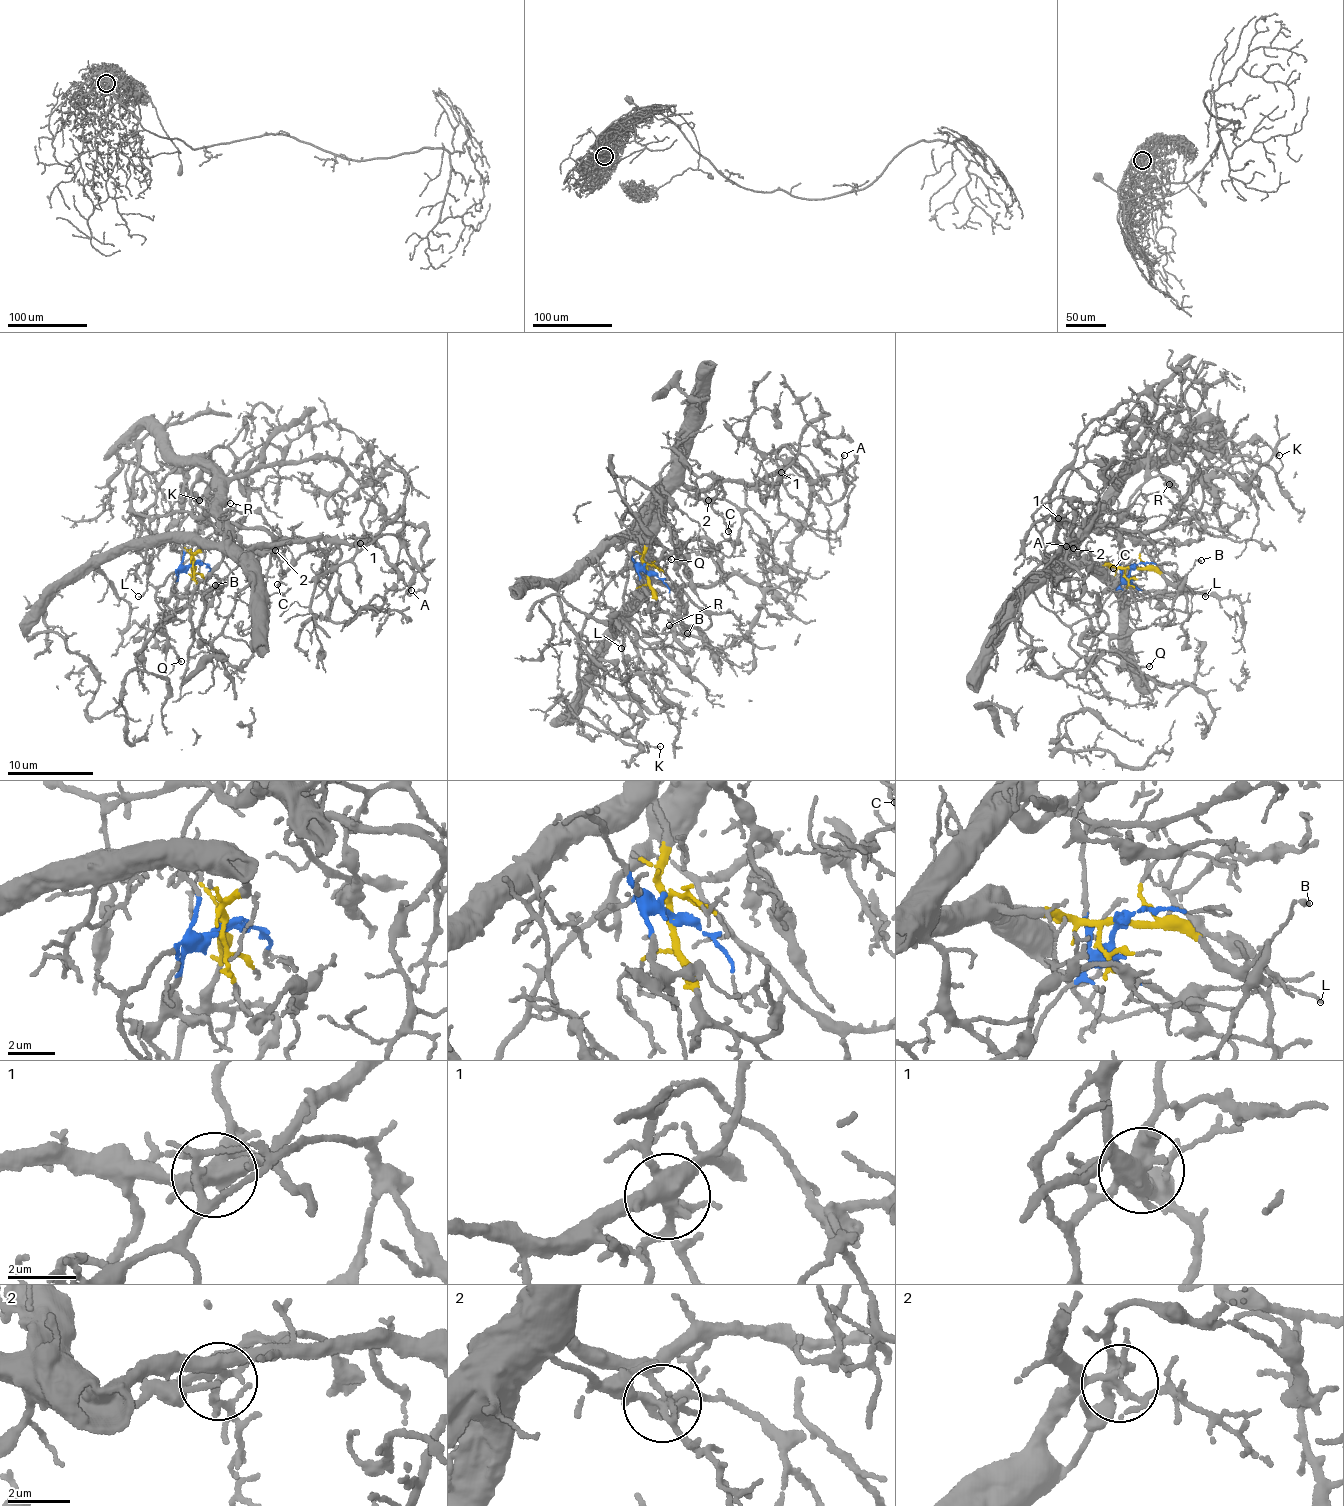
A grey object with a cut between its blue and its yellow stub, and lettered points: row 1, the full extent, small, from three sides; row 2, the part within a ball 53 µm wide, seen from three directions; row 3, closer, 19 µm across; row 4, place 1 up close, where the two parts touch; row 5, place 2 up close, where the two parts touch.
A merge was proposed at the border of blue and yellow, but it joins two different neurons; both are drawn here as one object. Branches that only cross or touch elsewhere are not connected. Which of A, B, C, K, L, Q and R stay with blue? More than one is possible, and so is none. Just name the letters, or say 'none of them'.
K, L, Q, R

